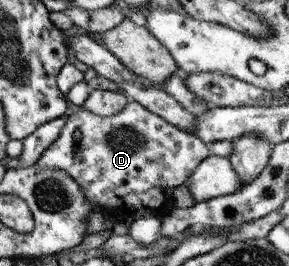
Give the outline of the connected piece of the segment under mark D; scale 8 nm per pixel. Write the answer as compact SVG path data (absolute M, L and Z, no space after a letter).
M128 101L121 111L108 117L83 108L66 116L56 139L33 166L64 172L78 184L93 210L110 213L107 218L113 223L133 222L141 217L161 220L175 208L172 192L207 156L201 139L155 116L141 103Z

